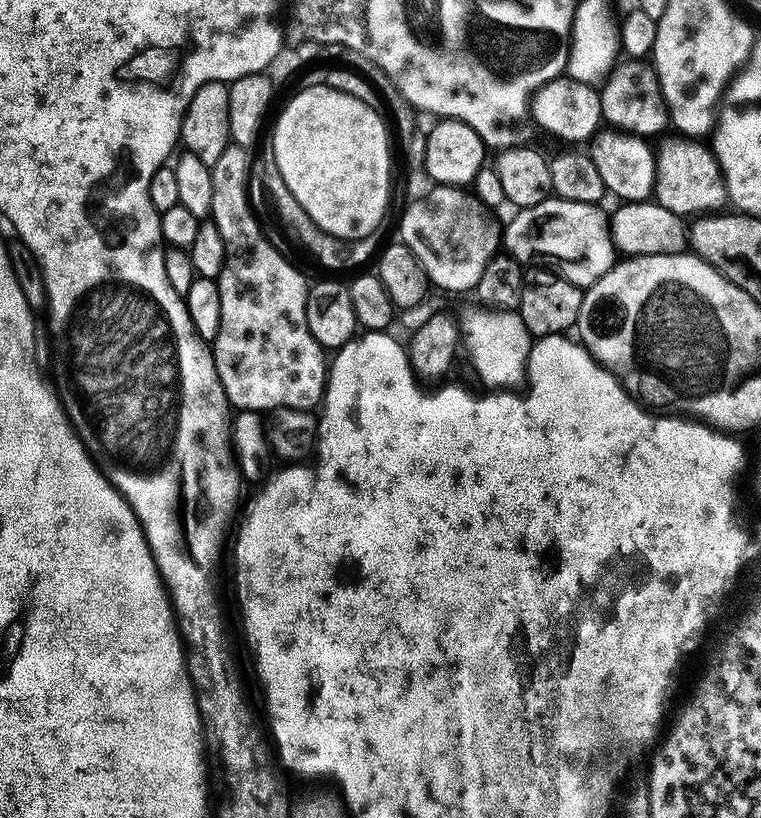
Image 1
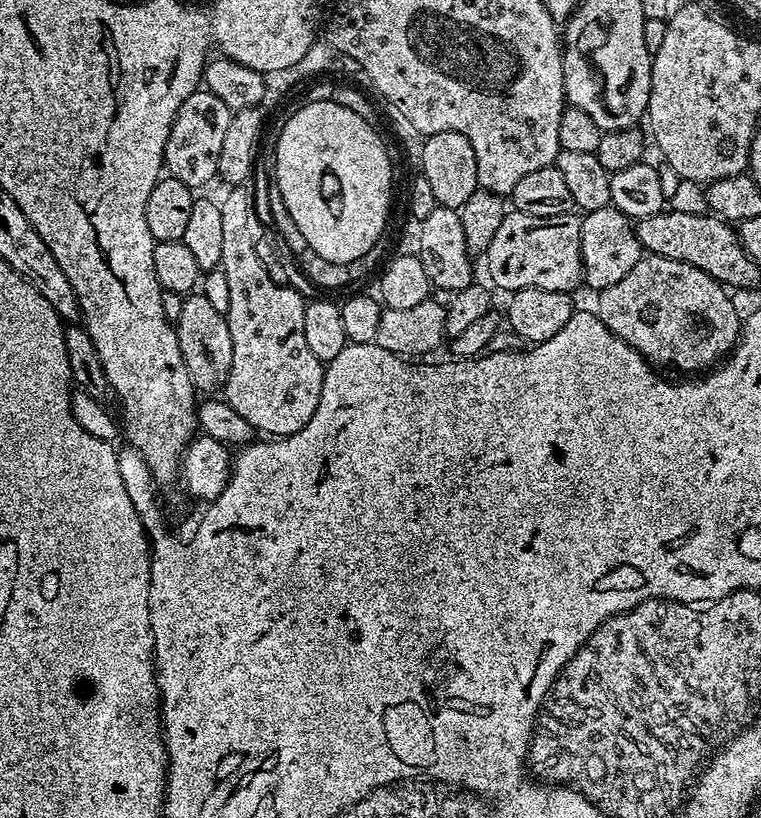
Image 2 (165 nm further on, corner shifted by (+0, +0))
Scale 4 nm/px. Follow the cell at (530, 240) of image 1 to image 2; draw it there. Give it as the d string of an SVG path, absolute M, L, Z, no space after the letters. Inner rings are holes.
M515 210L509 211L502 218L502 226L498 226L498 231L495 232L486 253L489 276L487 279L493 285L496 283L496 288L500 290L503 290L508 284L521 284L524 288L575 293L575 288L581 287L584 279L582 242L580 241L581 217L576 215L575 211L553 216L535 216L534 214L522 214Z

